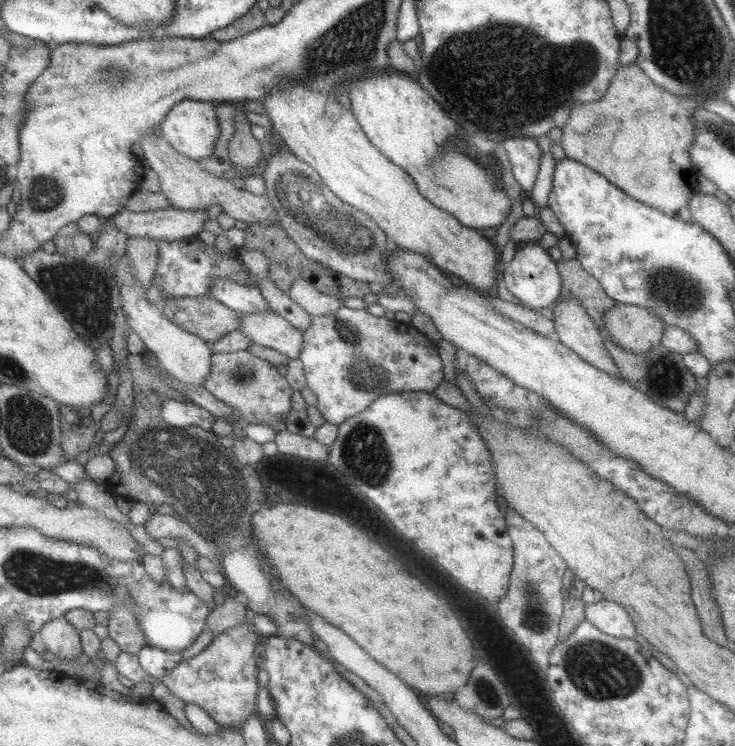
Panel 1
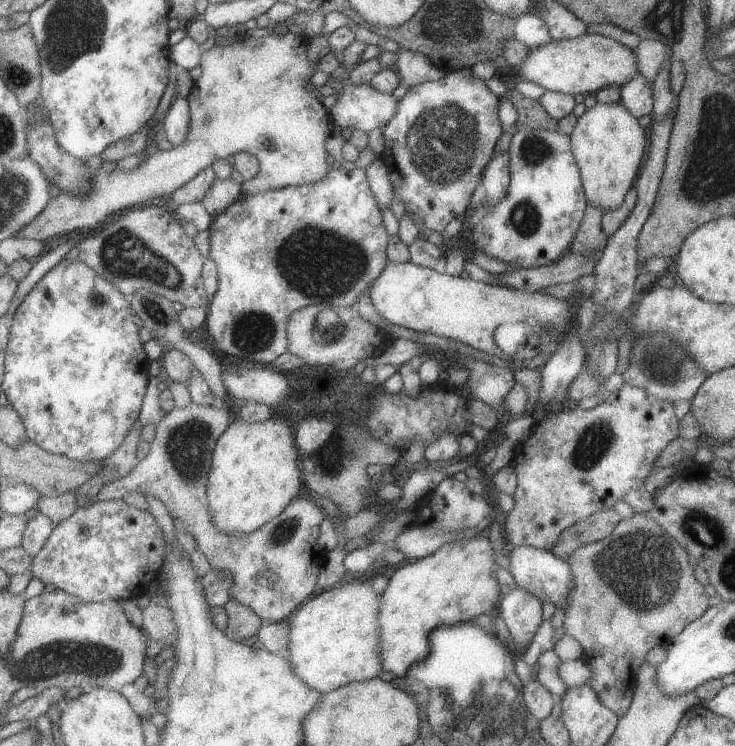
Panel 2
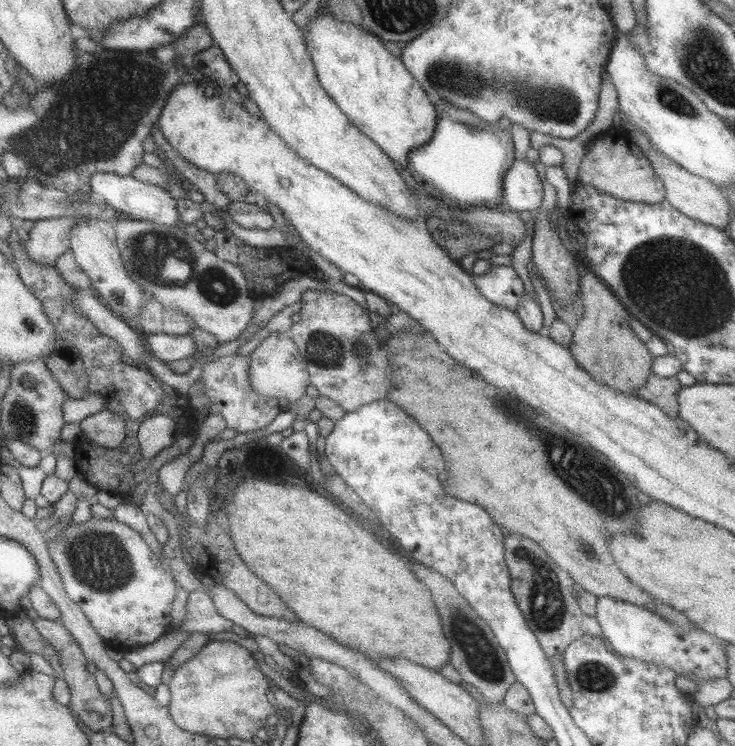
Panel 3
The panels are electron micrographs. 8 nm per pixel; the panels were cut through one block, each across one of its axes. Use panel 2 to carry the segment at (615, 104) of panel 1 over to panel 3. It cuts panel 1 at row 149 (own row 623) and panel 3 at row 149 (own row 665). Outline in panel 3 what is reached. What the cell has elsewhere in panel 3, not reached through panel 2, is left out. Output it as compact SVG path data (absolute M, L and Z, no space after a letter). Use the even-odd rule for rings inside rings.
M608 134L595 141L590 146L586 156L579 161L578 176L579 183L591 185L597 191L609 193L609 195L613 195L619 200L653 204L665 199L663 183L655 174L653 167L649 165L649 161L641 153L639 147L630 140L626 142L622 138L616 138Z

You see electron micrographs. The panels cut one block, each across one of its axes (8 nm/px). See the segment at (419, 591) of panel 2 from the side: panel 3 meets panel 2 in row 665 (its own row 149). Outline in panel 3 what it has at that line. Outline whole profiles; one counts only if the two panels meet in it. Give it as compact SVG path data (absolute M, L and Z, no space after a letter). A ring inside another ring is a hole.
M317 9L299 32L321 89L351 124L395 164L405 167L409 151L430 140L437 114L435 105L429 102L401 59L393 56L379 37L362 27L341 22L323 9Z

